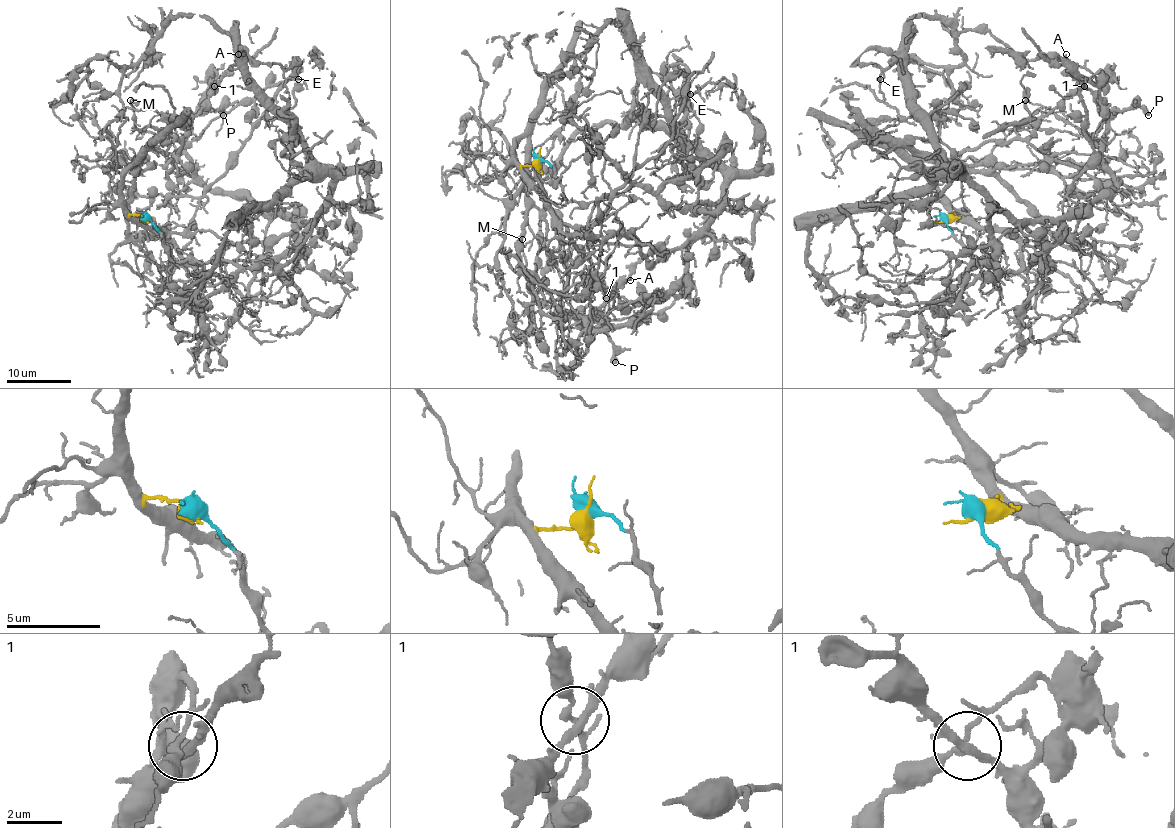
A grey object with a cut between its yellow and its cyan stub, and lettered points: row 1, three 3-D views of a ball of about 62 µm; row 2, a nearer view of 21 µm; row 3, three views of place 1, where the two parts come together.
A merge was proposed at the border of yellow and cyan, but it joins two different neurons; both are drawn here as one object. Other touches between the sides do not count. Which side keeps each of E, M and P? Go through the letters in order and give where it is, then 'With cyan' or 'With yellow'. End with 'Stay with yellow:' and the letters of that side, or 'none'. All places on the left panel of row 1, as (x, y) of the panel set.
E: Place: (298, 79). With cyan
M: Place: (130, 100). With cyan
P: Place: (223, 115). With cyan
Stay with yellow: none

